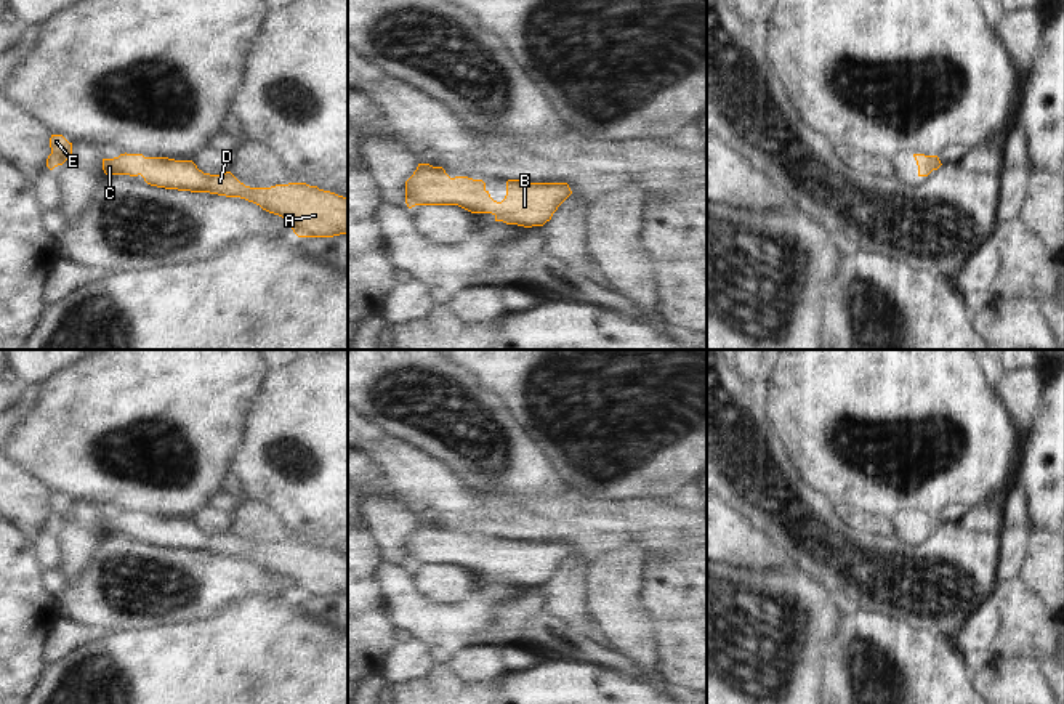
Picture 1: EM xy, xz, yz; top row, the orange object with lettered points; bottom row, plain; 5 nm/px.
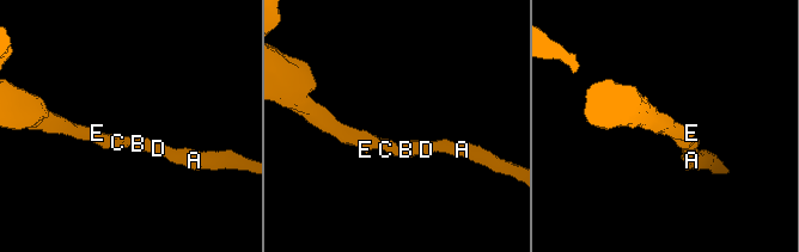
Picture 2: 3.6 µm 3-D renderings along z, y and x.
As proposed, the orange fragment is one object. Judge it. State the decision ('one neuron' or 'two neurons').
one neuron

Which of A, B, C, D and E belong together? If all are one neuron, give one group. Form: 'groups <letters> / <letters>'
groups A B C D E

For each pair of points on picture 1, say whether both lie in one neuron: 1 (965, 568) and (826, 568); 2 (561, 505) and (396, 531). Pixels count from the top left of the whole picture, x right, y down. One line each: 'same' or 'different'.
1: same
2: different

